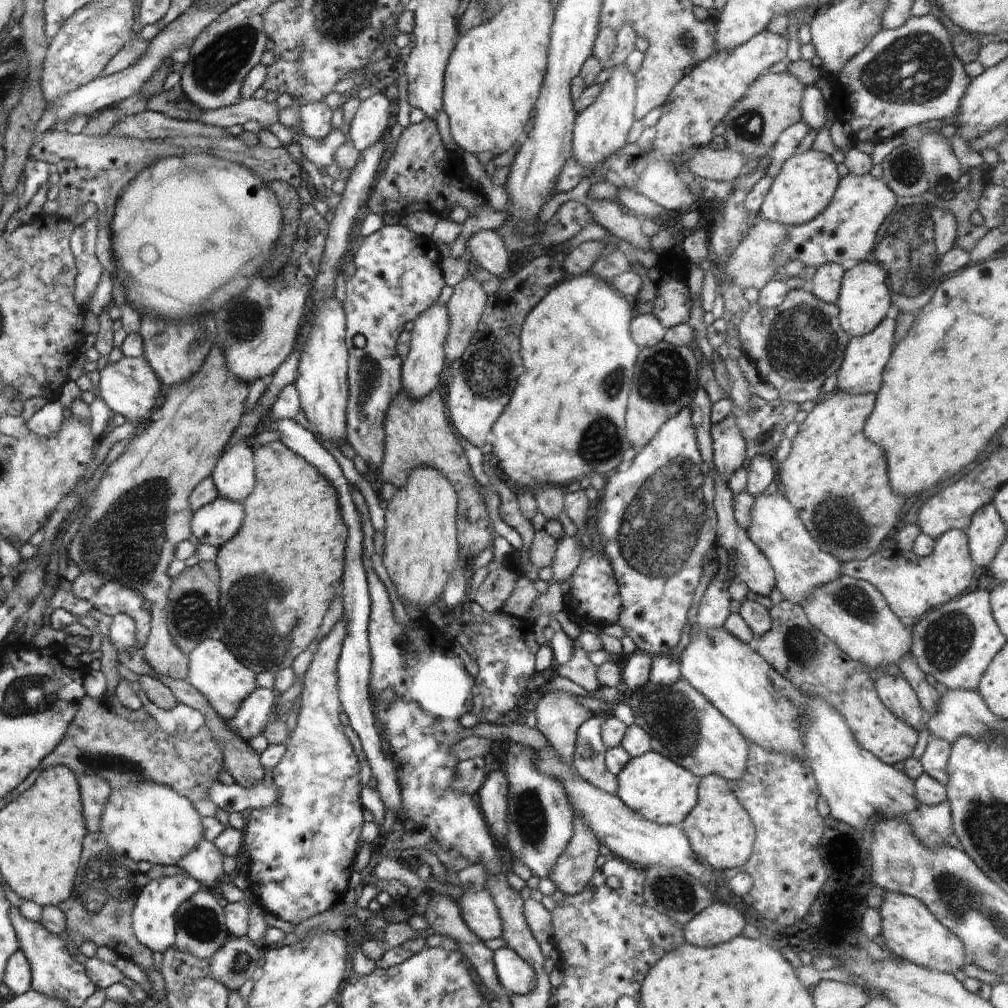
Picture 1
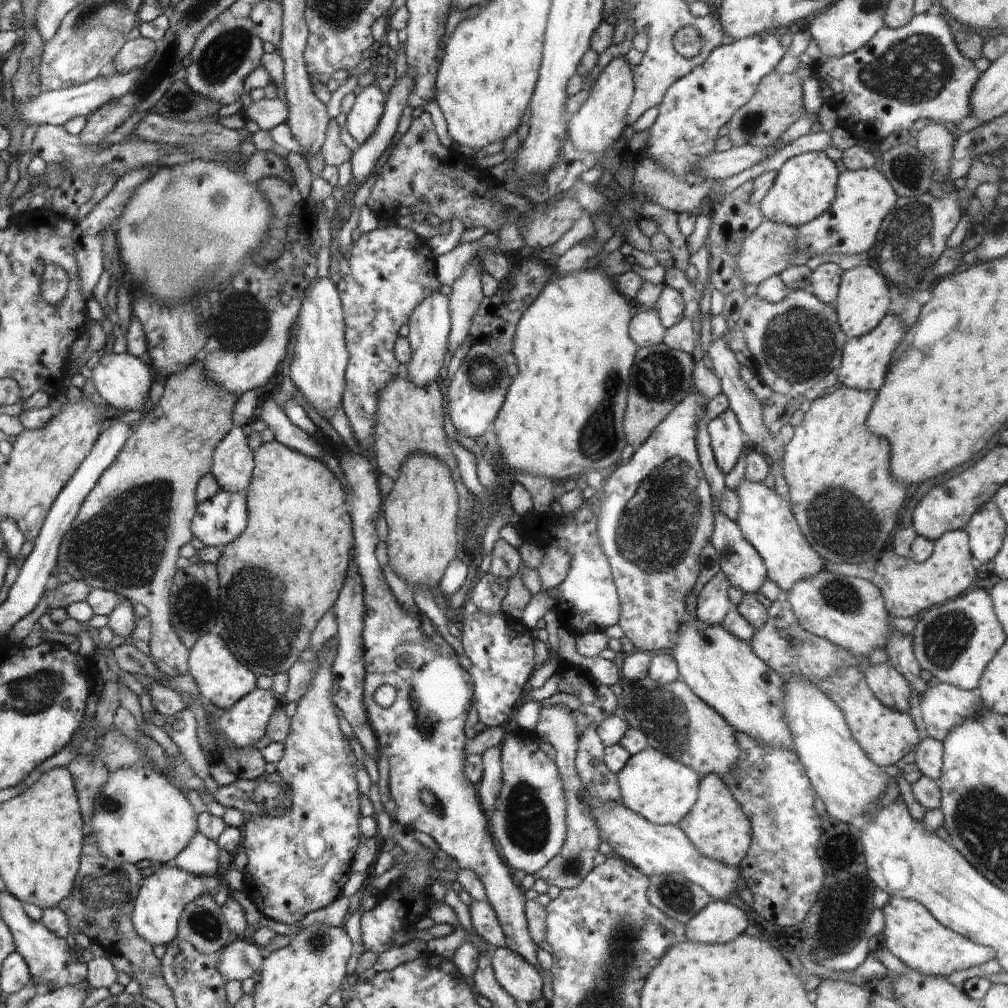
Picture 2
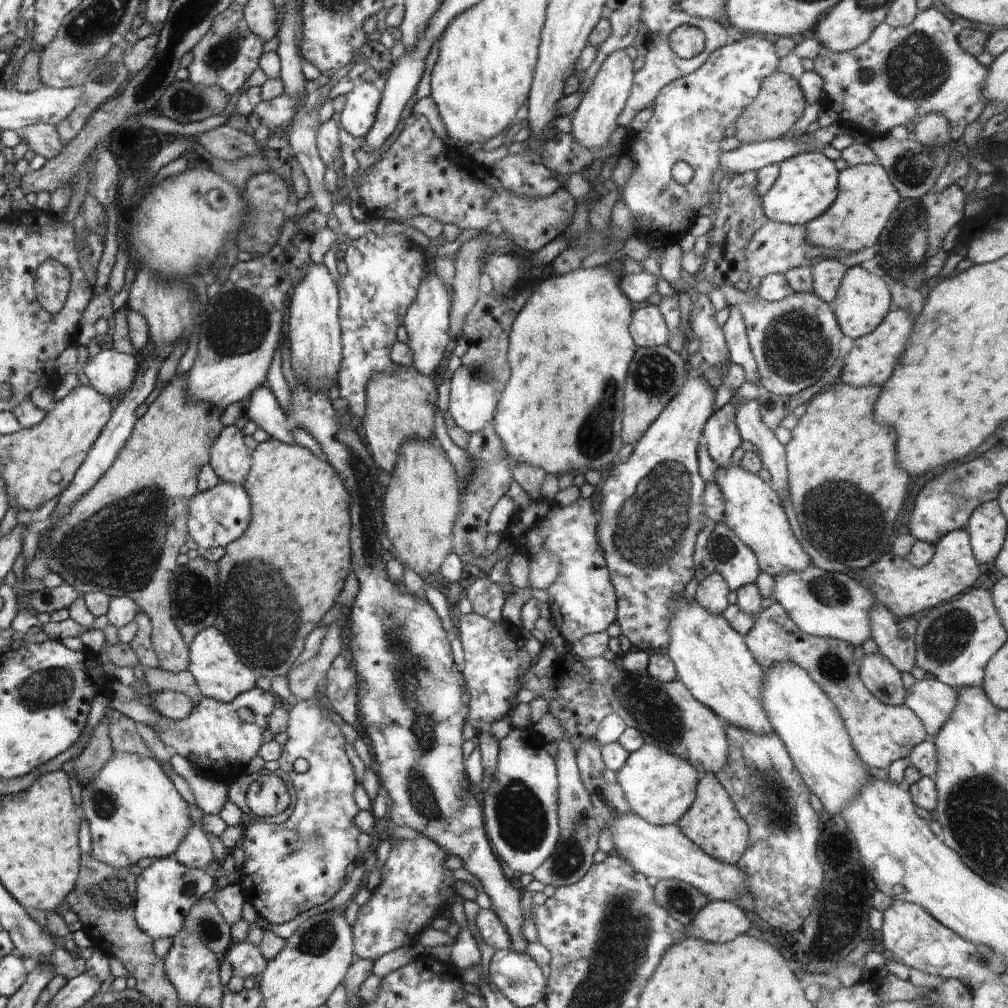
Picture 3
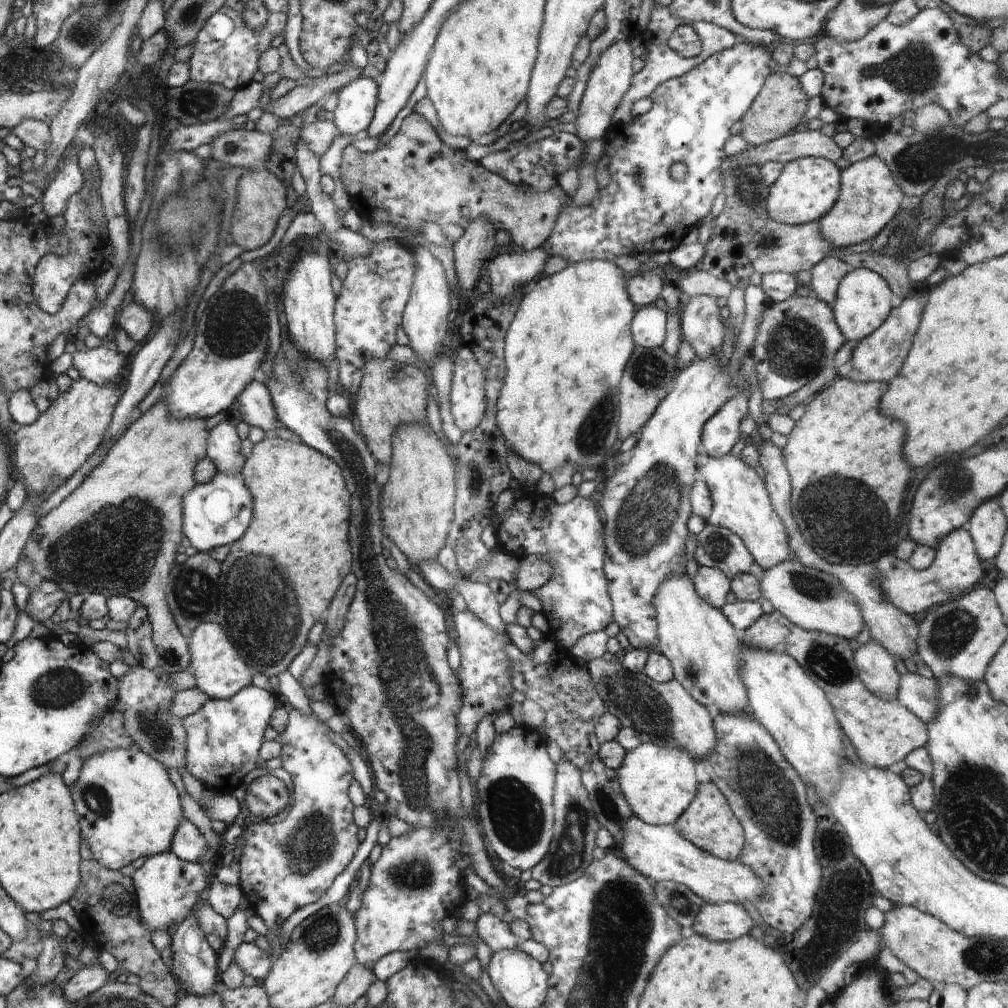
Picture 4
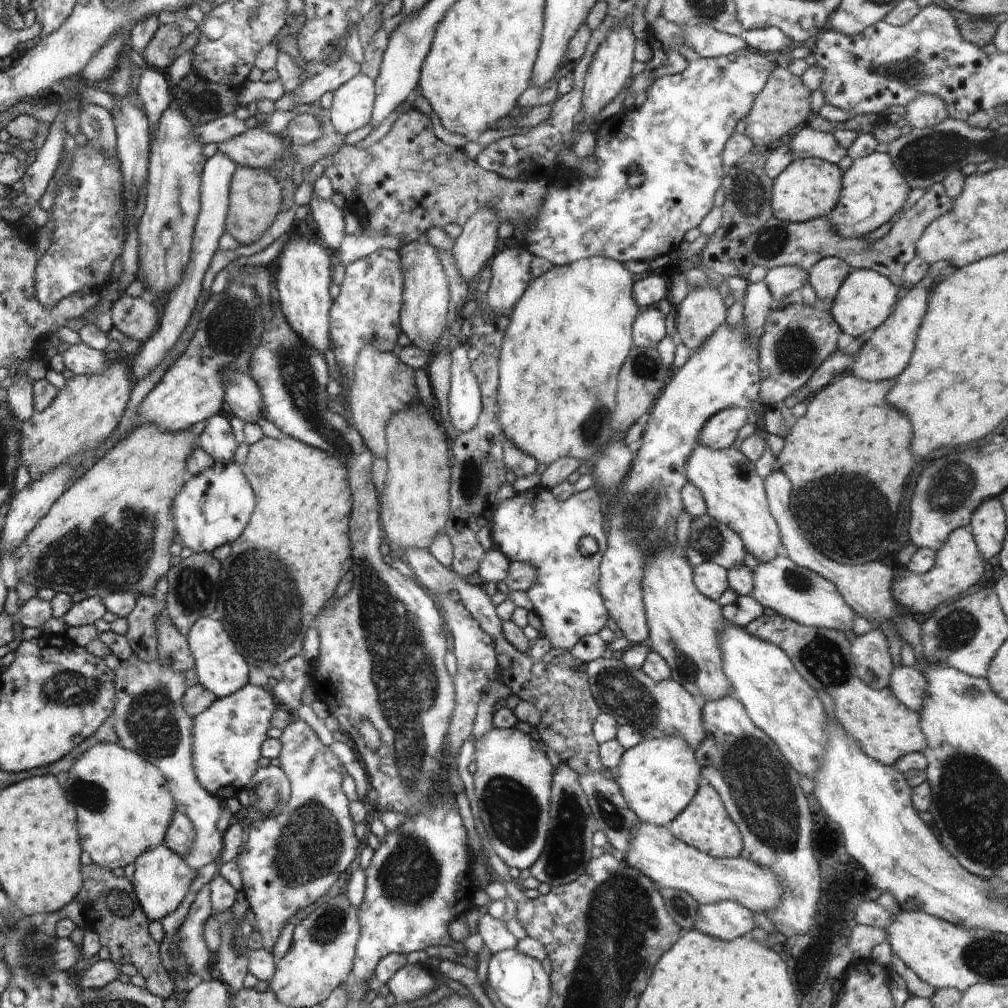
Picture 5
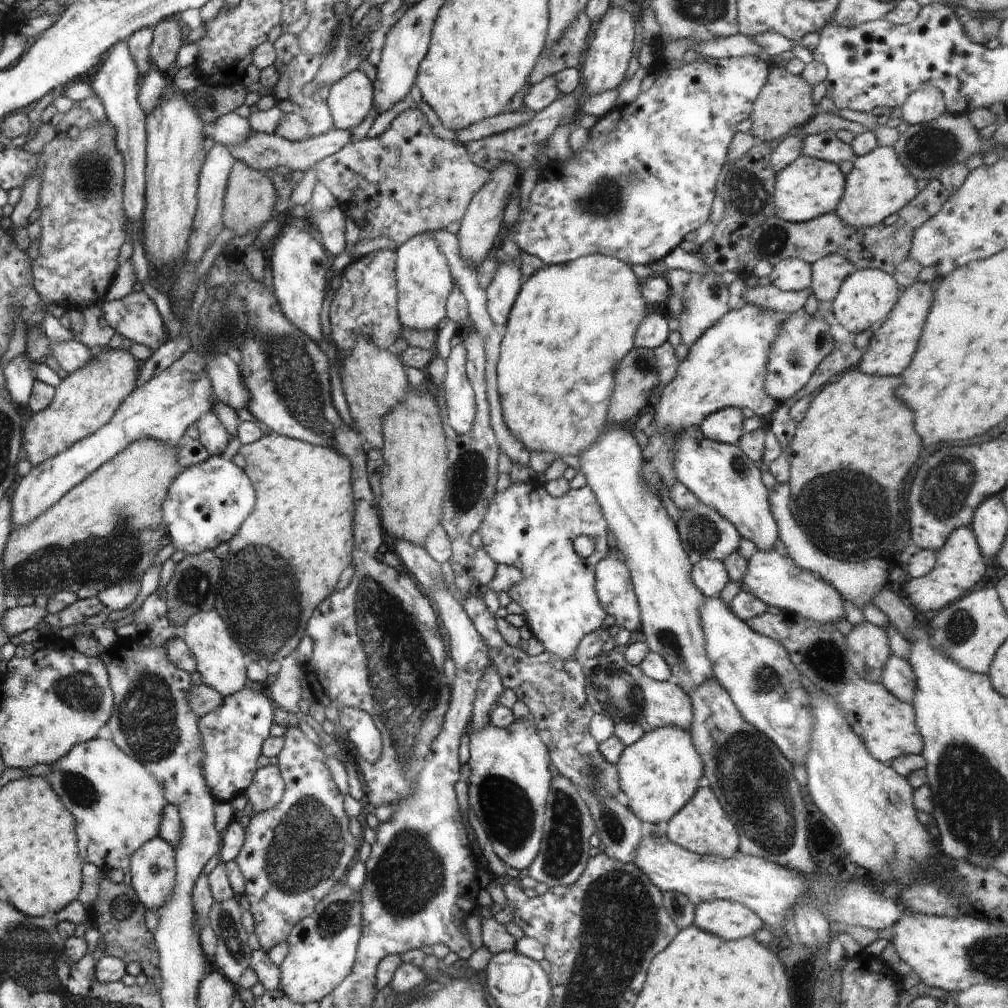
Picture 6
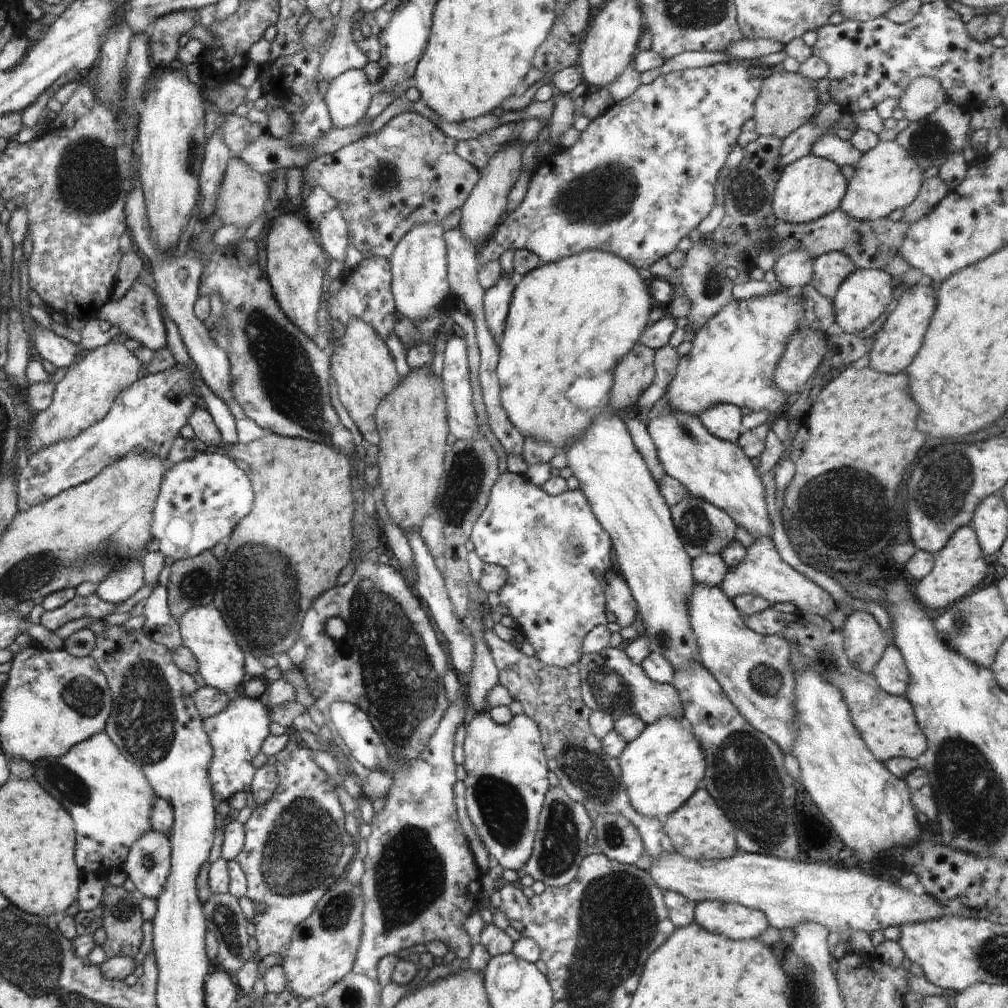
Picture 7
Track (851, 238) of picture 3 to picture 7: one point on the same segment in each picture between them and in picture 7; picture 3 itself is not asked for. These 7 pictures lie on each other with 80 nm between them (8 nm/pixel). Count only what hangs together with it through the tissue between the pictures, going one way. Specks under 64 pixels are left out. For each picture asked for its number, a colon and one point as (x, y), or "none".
4: (869, 198)
5: (873, 191)
6: (879, 185)
7: (885, 179)

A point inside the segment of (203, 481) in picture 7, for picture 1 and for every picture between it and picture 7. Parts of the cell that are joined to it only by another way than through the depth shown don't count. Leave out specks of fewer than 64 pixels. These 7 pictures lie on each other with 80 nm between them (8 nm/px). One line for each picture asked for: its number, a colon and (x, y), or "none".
1: (216, 523)
2: (222, 519)
3: (218, 516)
4: (217, 513)
5: (213, 507)
6: (206, 505)

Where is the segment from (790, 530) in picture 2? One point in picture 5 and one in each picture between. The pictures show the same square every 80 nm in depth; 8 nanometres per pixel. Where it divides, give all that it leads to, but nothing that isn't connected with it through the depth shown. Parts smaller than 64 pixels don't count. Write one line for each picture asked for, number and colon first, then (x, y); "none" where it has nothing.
3: (753, 510)
4: (740, 503)
5: (734, 494)

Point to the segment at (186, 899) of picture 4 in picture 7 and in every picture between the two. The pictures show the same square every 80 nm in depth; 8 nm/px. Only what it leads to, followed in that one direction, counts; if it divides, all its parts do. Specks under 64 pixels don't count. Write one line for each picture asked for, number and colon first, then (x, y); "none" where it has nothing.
5: (162, 880)
6: (153, 869)
7: (147, 865)

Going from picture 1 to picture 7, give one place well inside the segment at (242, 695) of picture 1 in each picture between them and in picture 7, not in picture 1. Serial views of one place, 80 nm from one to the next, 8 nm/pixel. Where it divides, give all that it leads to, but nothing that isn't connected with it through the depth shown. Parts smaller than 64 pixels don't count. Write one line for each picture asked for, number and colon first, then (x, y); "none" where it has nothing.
2: (221, 679)
3: (219, 674)
4: (220, 673)
5: (220, 668)
6: (220, 662)
7: (203, 632)

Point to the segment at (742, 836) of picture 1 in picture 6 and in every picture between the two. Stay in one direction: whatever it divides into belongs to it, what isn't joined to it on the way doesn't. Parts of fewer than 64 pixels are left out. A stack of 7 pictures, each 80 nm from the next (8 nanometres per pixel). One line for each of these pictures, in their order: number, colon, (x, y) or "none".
2: (716, 825)
3: (712, 822)
4: (708, 823)
5: (704, 824)
6: (701, 827)

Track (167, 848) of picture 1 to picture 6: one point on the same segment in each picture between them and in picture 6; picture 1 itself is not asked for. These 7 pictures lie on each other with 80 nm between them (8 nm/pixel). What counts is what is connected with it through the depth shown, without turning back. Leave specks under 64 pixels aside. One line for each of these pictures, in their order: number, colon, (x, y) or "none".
2: (140, 814)
3: (134, 811)
4: (129, 809)
5: (123, 802)
6: (119, 805)

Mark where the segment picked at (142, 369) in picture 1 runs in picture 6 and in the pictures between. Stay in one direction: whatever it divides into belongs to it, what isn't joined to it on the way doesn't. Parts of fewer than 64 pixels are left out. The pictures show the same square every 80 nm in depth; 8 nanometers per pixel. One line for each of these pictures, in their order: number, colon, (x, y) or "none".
2: (122, 381)
3: (110, 372)
4: (100, 365)
5: (80, 359)
6: (72, 355)

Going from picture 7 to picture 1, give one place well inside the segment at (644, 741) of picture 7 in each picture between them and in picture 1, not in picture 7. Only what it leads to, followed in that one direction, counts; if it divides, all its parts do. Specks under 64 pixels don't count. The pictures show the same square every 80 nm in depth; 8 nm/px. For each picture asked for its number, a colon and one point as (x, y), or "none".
1: (660, 790)
2: (661, 790)
3: (659, 787)
4: (658, 782)
5: (658, 777)
6: (658, 774)

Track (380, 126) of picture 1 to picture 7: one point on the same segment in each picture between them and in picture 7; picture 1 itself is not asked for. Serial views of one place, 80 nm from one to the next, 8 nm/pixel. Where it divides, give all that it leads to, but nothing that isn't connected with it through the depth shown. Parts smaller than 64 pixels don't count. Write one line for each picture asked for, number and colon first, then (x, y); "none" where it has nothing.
2: (363, 118)
3: (358, 115)
4: (357, 101)
5: (353, 104)
6: (350, 100)
7: (349, 96)

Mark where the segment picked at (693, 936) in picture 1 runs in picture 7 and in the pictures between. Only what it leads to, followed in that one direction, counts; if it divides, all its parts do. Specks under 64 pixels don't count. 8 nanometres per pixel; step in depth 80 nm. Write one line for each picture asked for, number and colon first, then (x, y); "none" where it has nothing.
2: (719, 922)
3: (717, 921)
4: (727, 921)
5: (727, 920)
6: (729, 920)
7: (735, 921)

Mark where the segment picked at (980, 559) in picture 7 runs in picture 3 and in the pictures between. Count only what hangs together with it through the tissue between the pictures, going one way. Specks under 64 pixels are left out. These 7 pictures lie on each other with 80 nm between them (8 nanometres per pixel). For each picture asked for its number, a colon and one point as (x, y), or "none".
3: (907, 591)
4: (956, 568)
5: (959, 566)
6: (960, 565)

